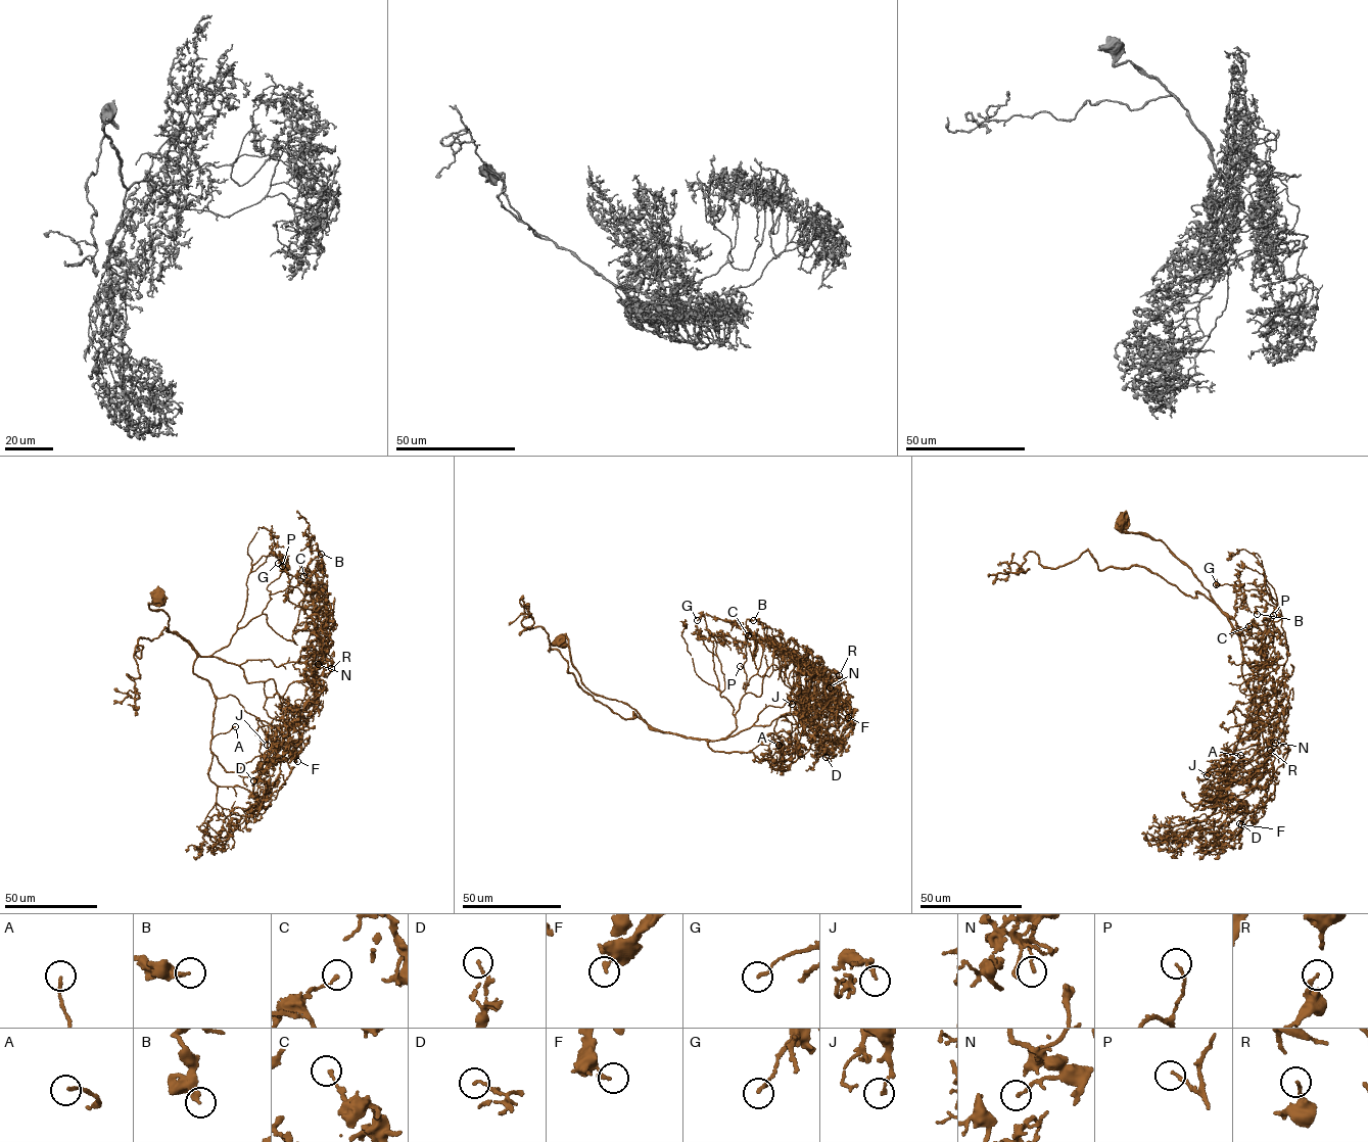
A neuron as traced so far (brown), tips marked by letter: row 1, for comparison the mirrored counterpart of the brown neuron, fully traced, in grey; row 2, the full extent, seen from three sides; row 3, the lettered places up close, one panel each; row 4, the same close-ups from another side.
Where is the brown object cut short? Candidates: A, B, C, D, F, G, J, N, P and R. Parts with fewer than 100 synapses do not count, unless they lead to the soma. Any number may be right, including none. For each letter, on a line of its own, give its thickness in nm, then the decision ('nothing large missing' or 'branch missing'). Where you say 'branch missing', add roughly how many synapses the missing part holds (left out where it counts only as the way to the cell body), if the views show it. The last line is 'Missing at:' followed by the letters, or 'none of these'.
A: 140 nm thick; branch missing; about 160 synapses
B: 280 nm thick; nothing large missing
C: 140 nm thick; nothing large missing
D: 130 nm thick; nothing large missing
F: 180 nm thick; nothing large missing
G: 150 nm thick; nothing large missing
J: 130 nm thick; nothing large missing
N: 150 nm thick; nothing large missing
P: 130 nm thick; nothing large missing
R: 140 nm thick; nothing large missing
Missing at: A

